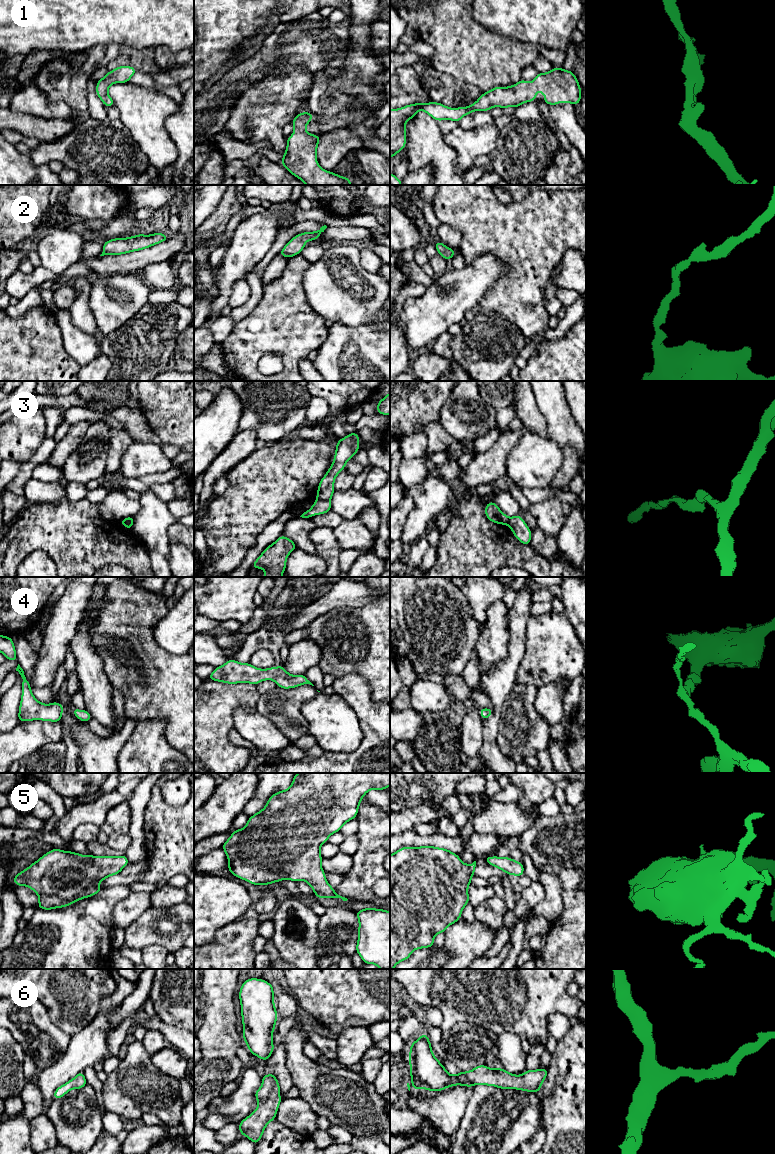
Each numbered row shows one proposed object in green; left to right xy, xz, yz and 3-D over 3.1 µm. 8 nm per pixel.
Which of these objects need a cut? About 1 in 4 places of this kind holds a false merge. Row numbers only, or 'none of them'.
3

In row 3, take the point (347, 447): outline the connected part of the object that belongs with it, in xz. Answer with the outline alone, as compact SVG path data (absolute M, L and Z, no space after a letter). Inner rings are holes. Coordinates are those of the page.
M354 432L337 441L333 463L319 482L316 495L317 500L331 500L335 492L335 478L345 469L347 461L359 451L359 438L358 433Z

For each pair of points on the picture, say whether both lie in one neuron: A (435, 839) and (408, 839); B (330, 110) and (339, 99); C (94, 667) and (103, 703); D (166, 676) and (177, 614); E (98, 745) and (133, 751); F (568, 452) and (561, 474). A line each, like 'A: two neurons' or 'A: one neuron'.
A: one neuron
B: one neuron
C: one neuron
D: two neurons
E: two neurons
F: one neuron

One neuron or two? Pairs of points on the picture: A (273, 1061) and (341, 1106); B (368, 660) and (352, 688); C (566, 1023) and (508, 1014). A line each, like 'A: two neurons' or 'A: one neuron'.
A: two neurons
B: two neurons
C: two neurons

